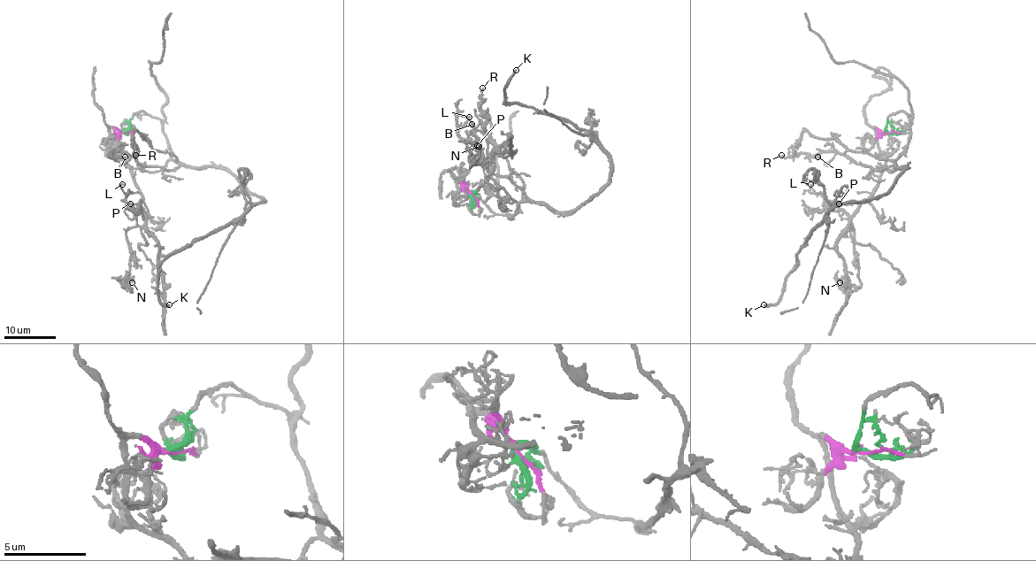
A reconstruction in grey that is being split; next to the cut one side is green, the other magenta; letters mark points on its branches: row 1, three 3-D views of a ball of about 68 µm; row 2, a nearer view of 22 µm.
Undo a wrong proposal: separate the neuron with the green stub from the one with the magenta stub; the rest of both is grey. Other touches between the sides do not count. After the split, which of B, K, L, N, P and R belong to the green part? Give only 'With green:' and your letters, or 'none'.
With green: B, K, R

